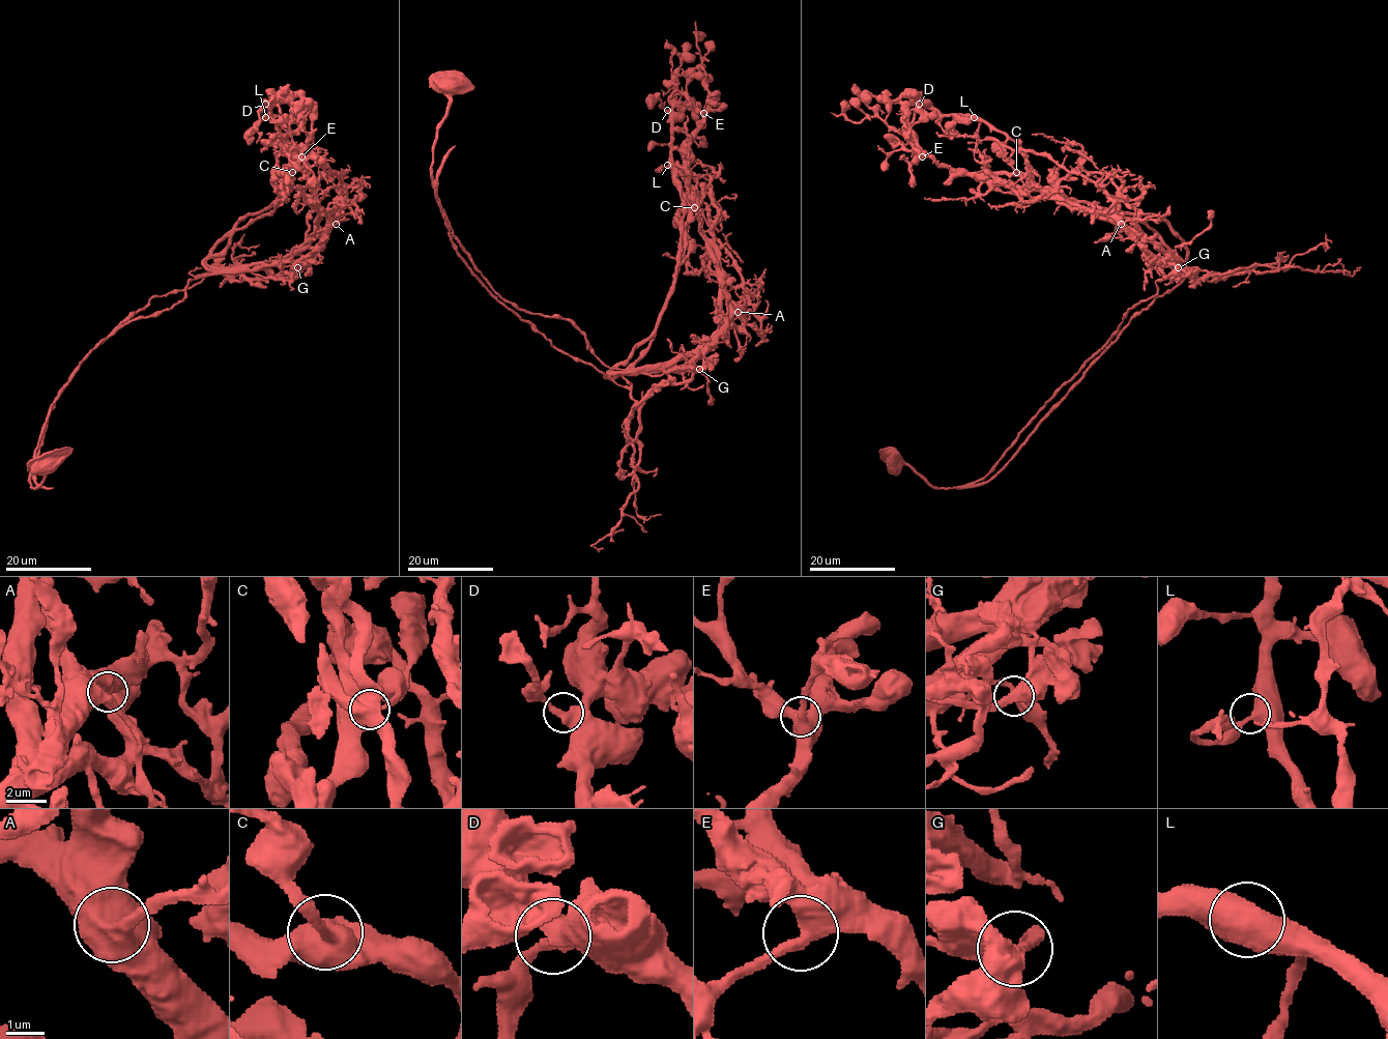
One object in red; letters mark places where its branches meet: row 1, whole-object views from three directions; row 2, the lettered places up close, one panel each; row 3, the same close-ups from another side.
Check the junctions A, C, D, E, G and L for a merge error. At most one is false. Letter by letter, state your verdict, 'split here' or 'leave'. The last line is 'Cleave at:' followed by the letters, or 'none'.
A: leave
C: leave
D: leave
E: leave
G: split here
L: leave
Cleave at: G

